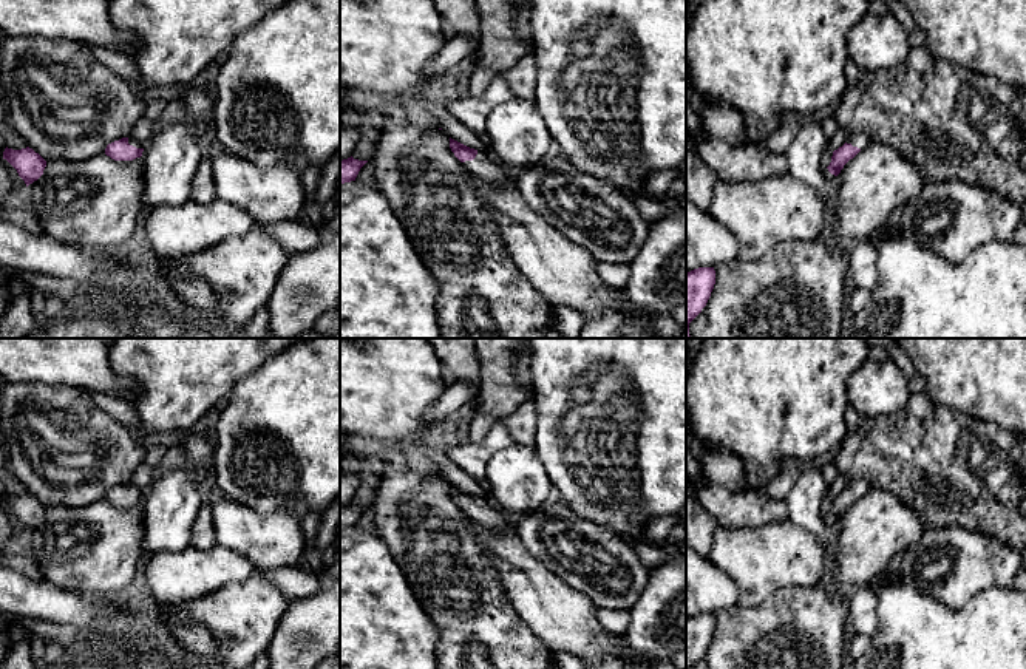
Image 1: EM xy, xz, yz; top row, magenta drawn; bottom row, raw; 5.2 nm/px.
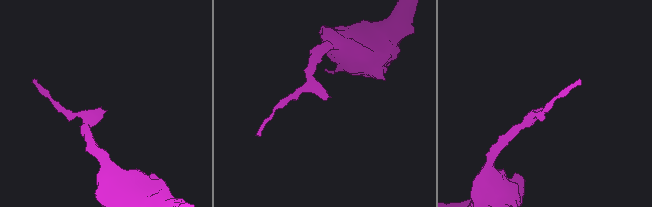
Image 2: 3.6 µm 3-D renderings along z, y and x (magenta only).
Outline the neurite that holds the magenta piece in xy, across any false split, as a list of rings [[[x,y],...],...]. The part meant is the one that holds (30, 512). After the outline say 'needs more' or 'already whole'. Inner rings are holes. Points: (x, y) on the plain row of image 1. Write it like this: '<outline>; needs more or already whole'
[[[6,493],[3,505],[6,505],[17,516],[26,533],[37,527],[46,513],[46,507],[29,493],[22,496]]]; already whole

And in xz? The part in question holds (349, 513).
[[[352,502],[348,504],[348,505],[340,507],[340,530],[355,527],[360,514],[366,508],[368,507],[354,505]]]; already whole

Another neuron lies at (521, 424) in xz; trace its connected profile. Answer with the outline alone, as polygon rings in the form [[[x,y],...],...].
[[[533,400],[524,402],[502,420],[516,443],[535,447],[538,413]]]

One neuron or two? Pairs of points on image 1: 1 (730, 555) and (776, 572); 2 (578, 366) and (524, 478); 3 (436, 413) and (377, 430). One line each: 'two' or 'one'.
1: one
2: two
3: two

